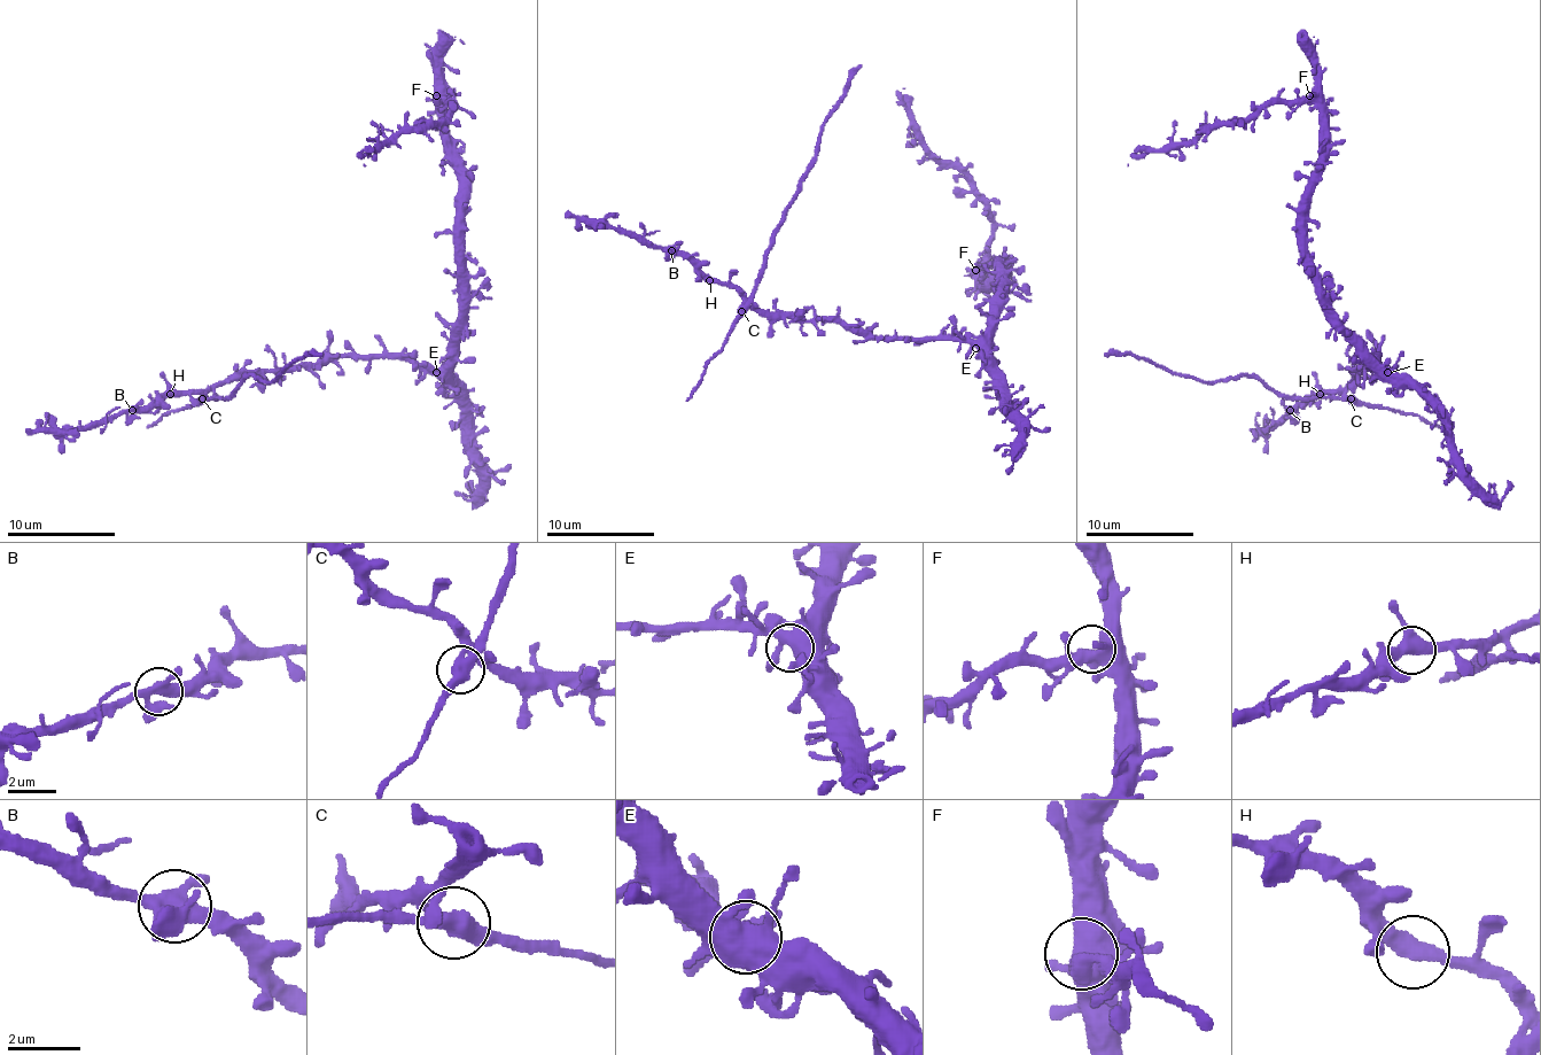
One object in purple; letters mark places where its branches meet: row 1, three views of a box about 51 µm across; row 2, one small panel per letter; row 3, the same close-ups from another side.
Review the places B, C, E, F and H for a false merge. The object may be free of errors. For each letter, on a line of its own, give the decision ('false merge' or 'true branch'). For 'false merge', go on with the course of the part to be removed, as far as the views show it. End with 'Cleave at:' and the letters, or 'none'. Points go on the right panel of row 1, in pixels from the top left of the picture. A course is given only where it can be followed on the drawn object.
B: true branch
C: true branch
E: true branch
F: true branch
H: true branch
Cleave at: none

